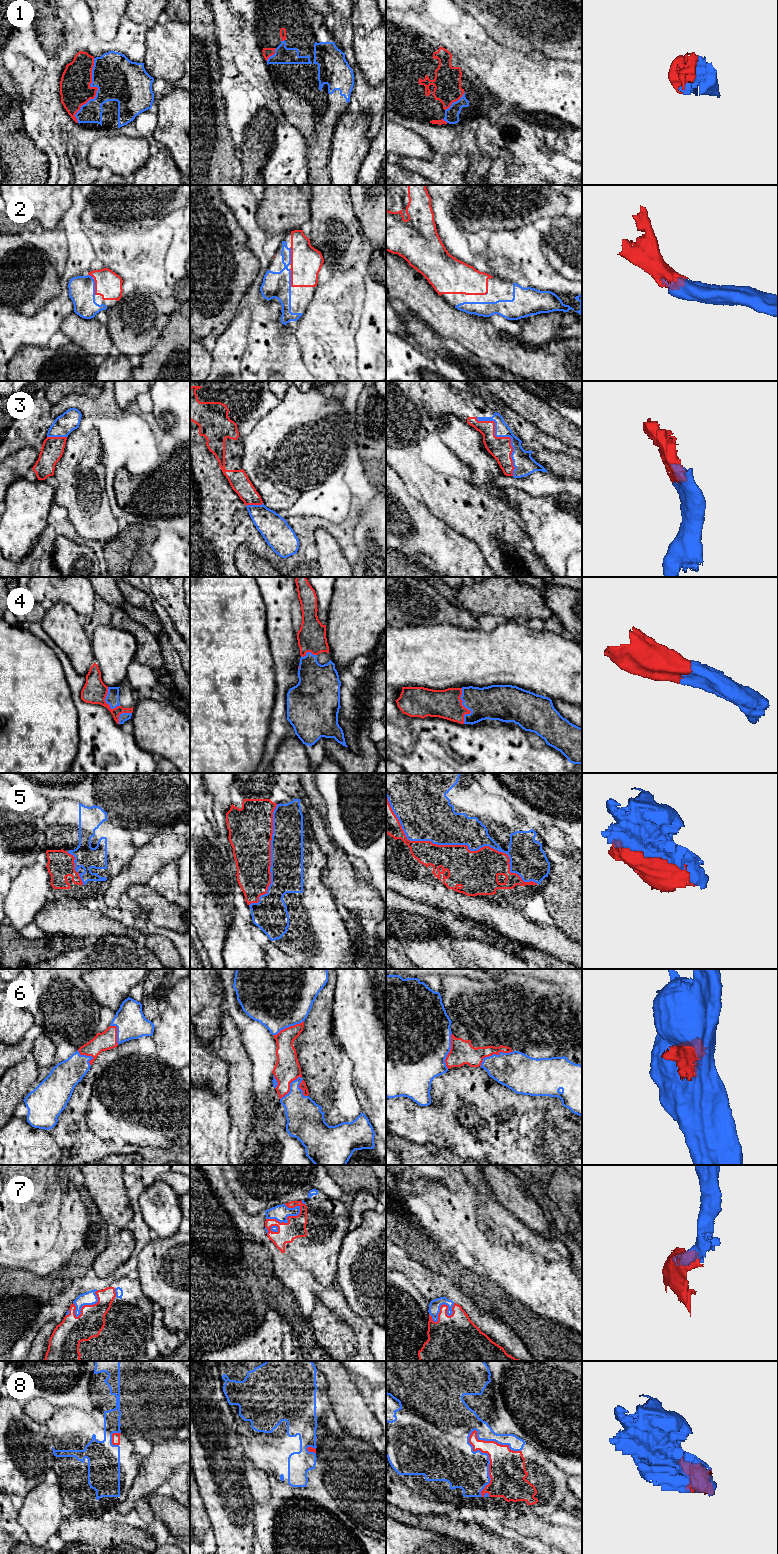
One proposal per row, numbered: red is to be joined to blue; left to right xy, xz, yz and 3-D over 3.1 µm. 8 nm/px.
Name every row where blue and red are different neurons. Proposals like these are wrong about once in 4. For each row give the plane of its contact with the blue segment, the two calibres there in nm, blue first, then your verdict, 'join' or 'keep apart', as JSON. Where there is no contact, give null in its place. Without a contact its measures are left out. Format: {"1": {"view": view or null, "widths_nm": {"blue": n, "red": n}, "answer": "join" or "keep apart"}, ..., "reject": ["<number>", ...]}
{"1": {"view": "xy", "widths_nm": {"blue": 360, "red": 240}, "answer": "join"}, "2": {"view": "xz", "widths_nm": {"blue": 220, "red": 260}, "answer": "join"}, "3": {"view": "yz", "widths_nm": {"blue": 160, "red": 180}, "answer": "join"}, "4": {"view": "yz", "widths_nm": {"blue": 280, "red": 240}, "answer": "join"}, "5": {"view": "yz", "widths_nm": {"blue": 320, "red": 320}, "answer": "keep apart"}, "6": {"view": "xz", "widths_nm": {"blue": 280, "red": 200}, "answer": "join"}, "7": {"view": "xz", "widths_nm": {"blue": 130, "red": 160}, "answer": "join"}, "8": {"view": "yz", "widths_nm": {"blue": 320, "red": 300}, "answer": "keep apart"}, "reject": ["5", "8"]}

